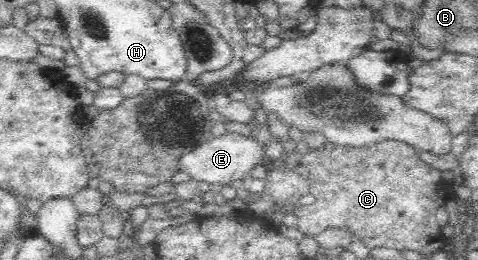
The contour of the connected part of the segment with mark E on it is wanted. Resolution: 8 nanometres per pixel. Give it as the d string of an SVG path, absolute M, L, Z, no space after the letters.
M225 131L221 136L208 135L198 147L182 153L176 159L175 169L186 173L188 177L199 183L225 185L244 179L250 175L251 170L257 164L269 165L265 155L265 147L260 145L254 136L244 137Z

